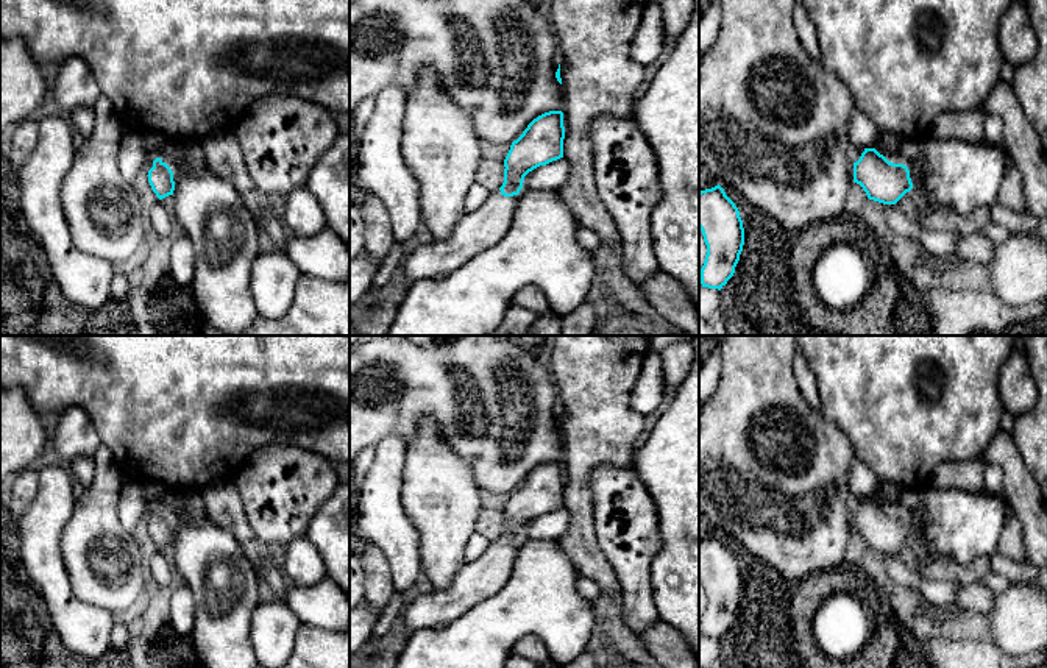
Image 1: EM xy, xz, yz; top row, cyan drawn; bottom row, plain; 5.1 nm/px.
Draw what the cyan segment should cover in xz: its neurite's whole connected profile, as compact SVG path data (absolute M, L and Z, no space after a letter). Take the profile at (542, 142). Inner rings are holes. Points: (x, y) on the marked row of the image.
M549 111L534 119L512 142L504 159L504 183L476 211L467 212L443 240L420 245L404 262L409 284L448 276L474 254L493 247L509 231L524 176L540 165L563 158L563 112Z

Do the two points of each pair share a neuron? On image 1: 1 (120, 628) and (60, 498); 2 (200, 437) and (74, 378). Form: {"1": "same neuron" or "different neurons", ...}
{"1": "different neurons", "2": "same neuron"}

